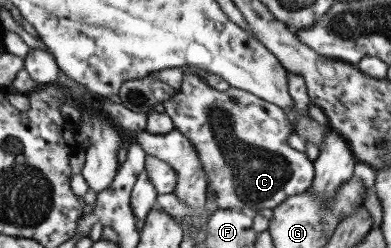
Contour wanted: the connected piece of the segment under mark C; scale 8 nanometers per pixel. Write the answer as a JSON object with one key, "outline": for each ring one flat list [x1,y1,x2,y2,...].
{"outline":[[191,71,183,74,180,87,159,109,171,118,174,129,193,144,207,177,206,188,213,190,218,209,244,211,252,217,256,210,273,210,283,200,304,193,312,185,312,161,307,159,305,152,296,151,287,145,286,139,292,129,284,111,277,105,232,86,224,92,211,89]]}

